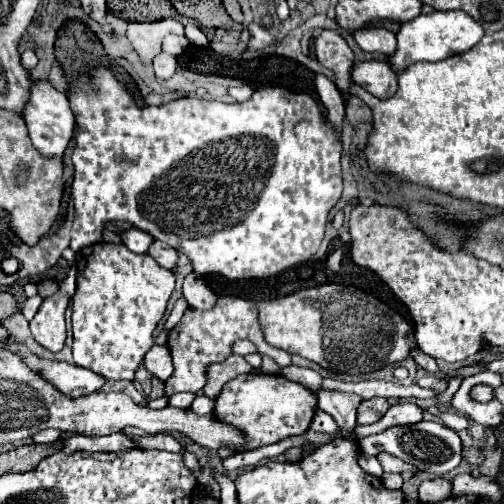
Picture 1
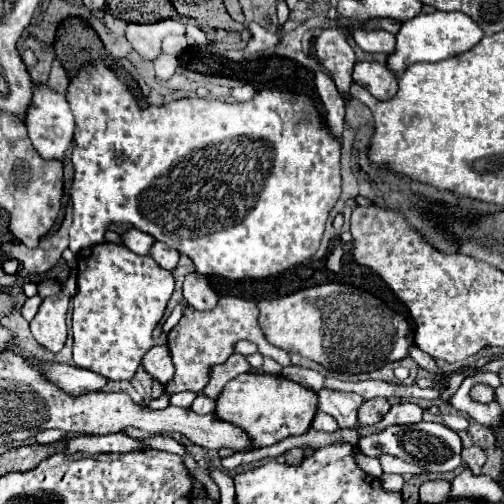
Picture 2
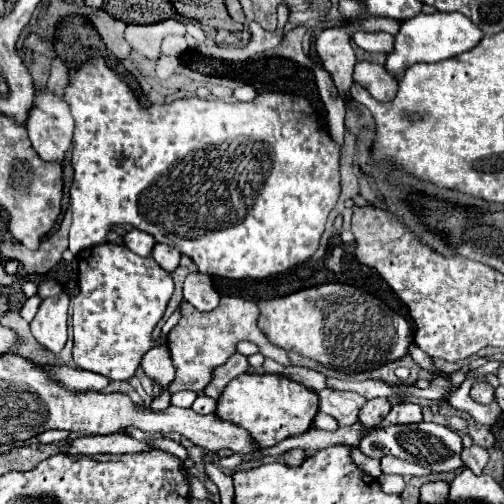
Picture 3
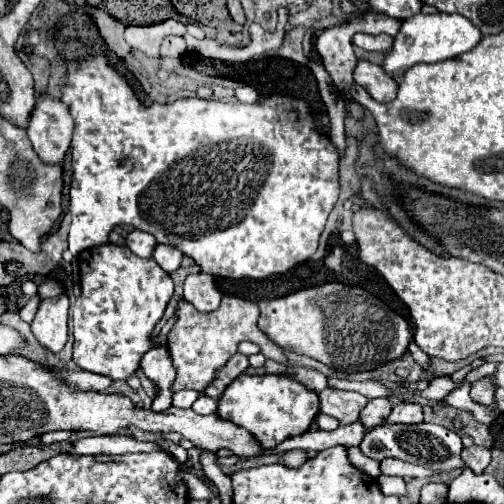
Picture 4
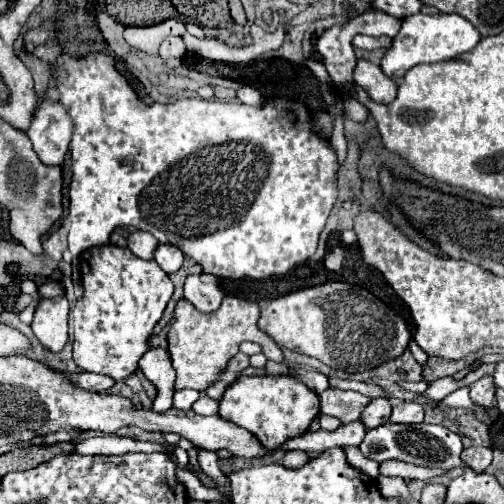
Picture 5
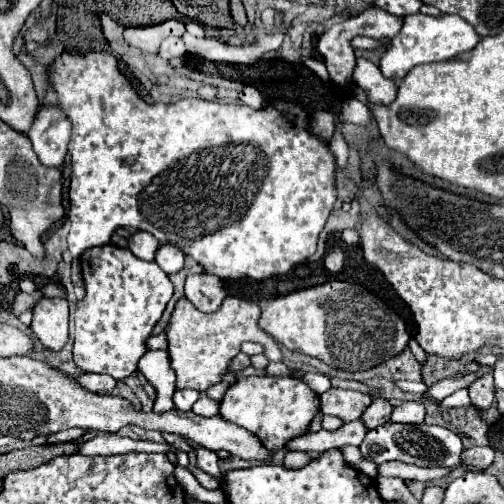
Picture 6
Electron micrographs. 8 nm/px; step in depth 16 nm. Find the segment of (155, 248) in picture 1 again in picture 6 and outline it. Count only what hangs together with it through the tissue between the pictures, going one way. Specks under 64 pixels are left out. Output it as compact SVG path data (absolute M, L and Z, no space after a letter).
M164 244L156 250L156 264L166 274L174 274L184 266L184 252L180 252L180 248L176 248L176 246Z

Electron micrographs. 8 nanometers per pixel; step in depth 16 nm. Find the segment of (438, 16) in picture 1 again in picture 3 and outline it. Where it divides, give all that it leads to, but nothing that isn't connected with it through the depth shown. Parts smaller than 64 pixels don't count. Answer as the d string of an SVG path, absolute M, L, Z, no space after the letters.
M434 12L434 14L418 14L406 22L402 22L400 32L396 34L396 46L394 52L388 54L386 58L386 68L392 72L396 78L406 72L408 66L416 62L440 62L452 56L458 56L462 52L472 50L480 38L482 30L468 18L462 16L460 12Z

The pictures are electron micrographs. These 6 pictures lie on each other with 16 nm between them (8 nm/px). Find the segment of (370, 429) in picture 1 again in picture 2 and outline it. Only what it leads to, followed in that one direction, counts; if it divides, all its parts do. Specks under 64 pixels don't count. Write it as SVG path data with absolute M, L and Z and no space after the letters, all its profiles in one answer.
M400 402L400 404L394 404L380 422L376 422L372 426L360 426L358 428L358 434L360 434L360 438L364 438L364 436L368 436L372 432L380 432L380 430L384 430L388 426L396 426L396 424L416 424L420 420L422 420L422 408L418 404Z

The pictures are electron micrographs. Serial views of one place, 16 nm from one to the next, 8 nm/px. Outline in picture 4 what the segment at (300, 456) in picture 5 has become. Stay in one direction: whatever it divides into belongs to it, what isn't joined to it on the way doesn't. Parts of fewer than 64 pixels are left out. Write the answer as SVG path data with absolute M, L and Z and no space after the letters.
M290 450L290 452L286 452L286 454L282 456L284 464L286 464L286 466L292 466L292 468L298 468L306 458L308 458L308 454L306 454L304 450Z

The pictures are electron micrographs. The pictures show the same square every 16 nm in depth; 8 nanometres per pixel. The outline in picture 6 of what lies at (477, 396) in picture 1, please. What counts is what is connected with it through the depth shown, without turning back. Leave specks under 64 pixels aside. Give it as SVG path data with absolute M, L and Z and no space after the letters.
M484 374L482 378L478 378L476 382L472 382L468 386L470 390L470 398L474 402L474 406L478 408L490 408L494 404L494 384L492 384L492 374Z

